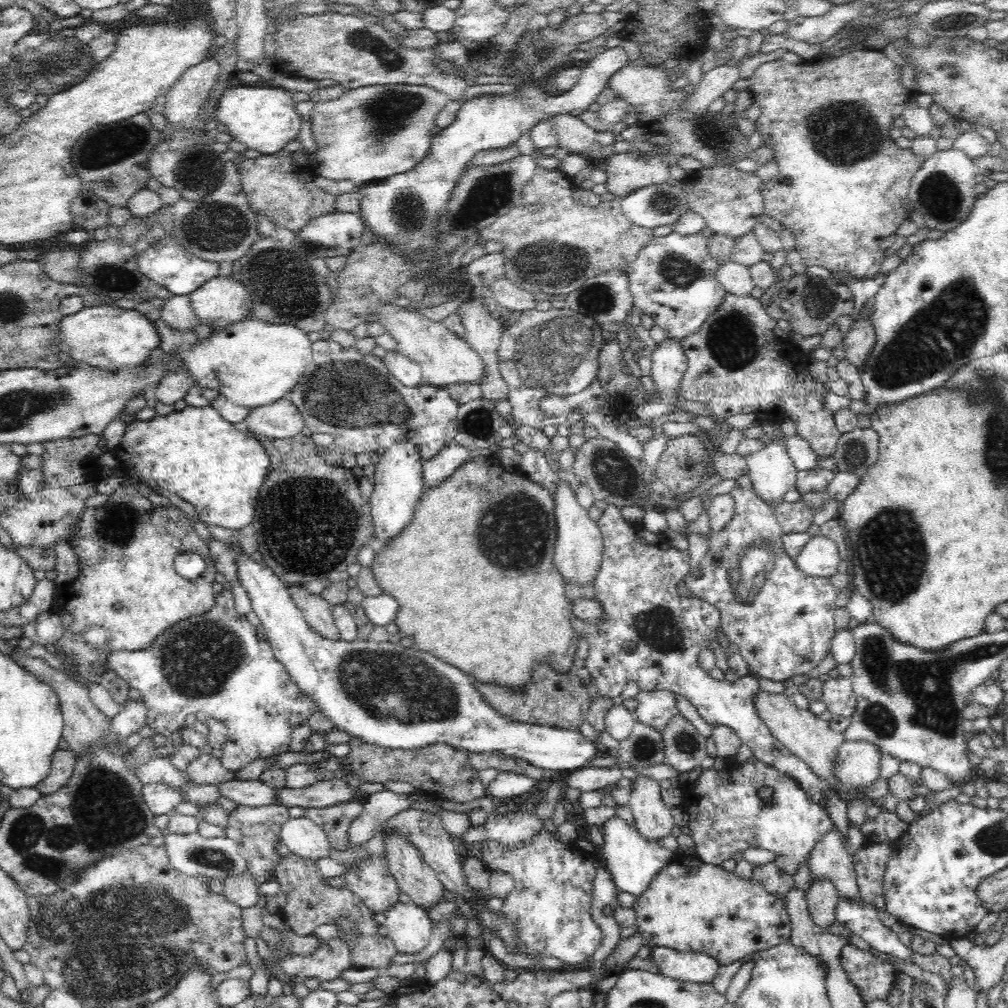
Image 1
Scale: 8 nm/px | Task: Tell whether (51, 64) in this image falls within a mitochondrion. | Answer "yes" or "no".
yes

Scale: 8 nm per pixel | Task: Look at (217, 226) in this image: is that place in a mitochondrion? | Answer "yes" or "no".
yes

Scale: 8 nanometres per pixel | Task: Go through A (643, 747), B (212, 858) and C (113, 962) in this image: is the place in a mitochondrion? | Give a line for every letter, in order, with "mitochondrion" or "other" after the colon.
A: mitochondrion
B: mitochondrion
C: mitochondrion

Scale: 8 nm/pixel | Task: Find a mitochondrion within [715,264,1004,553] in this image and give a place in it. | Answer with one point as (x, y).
(936, 337)

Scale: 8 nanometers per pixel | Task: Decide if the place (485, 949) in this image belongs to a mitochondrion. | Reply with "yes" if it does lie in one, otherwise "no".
no

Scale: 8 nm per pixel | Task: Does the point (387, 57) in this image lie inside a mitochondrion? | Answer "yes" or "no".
yes

